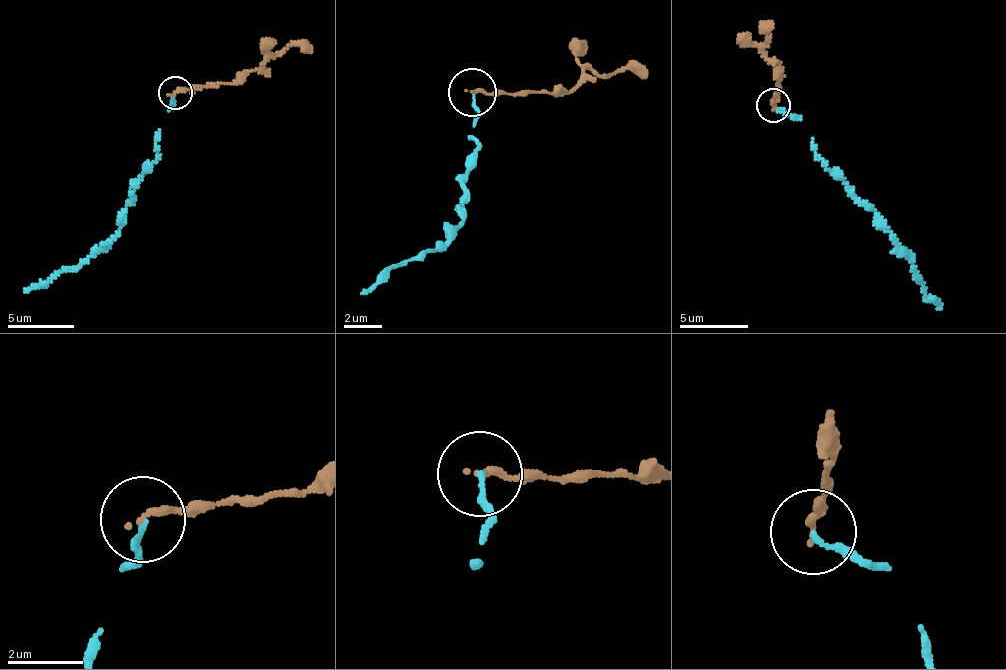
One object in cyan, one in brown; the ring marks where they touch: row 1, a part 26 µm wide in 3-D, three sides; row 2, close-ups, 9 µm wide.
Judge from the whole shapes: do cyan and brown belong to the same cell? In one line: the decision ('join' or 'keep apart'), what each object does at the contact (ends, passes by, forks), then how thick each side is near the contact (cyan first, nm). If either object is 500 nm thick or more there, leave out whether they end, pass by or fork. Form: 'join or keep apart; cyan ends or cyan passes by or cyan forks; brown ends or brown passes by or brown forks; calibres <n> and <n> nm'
keep apart; cyan ends; brown ends; calibres 140 and 190 nm

